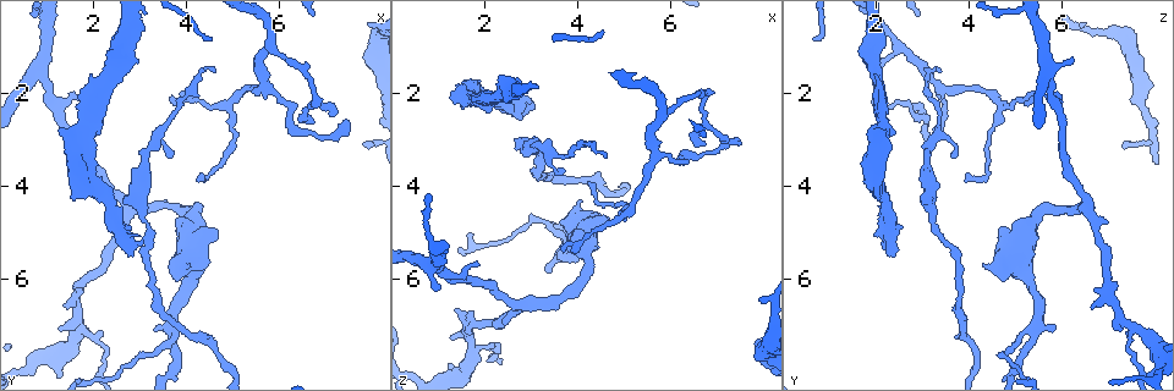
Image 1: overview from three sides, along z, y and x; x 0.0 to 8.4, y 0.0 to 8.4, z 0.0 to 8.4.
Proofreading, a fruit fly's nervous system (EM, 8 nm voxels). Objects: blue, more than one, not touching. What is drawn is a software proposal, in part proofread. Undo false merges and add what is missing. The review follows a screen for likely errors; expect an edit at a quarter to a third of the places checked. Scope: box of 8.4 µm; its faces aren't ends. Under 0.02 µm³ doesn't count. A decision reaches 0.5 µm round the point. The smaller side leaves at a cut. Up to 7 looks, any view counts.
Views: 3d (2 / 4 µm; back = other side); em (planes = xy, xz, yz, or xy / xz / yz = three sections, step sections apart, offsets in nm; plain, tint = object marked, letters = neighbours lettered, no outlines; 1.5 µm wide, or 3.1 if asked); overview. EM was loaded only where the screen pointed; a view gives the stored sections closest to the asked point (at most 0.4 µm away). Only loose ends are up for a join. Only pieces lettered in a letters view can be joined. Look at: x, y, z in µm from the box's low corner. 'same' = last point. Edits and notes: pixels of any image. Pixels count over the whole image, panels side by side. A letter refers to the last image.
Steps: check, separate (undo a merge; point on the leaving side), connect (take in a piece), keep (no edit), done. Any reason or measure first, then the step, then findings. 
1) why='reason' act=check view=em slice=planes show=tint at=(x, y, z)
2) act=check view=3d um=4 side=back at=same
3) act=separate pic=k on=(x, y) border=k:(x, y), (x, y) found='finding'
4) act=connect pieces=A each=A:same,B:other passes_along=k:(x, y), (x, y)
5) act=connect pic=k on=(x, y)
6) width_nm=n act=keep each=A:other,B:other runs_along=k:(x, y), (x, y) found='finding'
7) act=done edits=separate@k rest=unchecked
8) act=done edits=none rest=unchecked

why='tapers out' act=check view=3d um=2 at=(4.65, 1.50, 3.40)

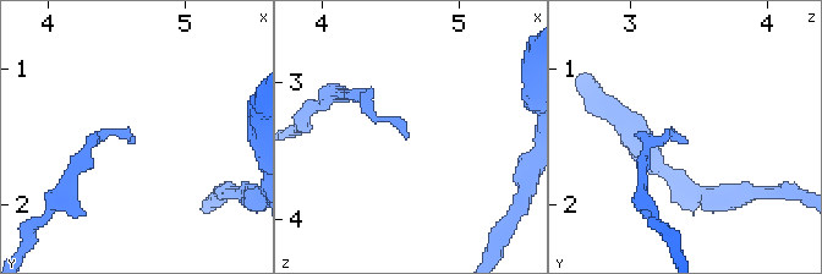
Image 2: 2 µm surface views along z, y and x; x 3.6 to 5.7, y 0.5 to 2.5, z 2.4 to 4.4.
why='now the EM' act=check view=em slice=planes show=letters at=(4.64, 1.52, 3.38)

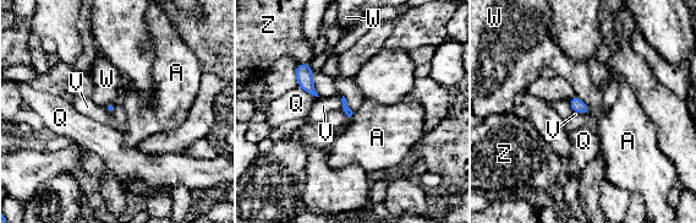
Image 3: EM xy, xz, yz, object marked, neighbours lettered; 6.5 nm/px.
longest_contact=W:150nm act=keep each=A:other,Q:other,V:other,W:other,Z:other border=3:(354, 113), (349, 118) found='no lettered piece goes on from it'

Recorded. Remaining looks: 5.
why='sudden change in width' act=check view=3d um=4 at=(4.20, 4.55, 5.60)

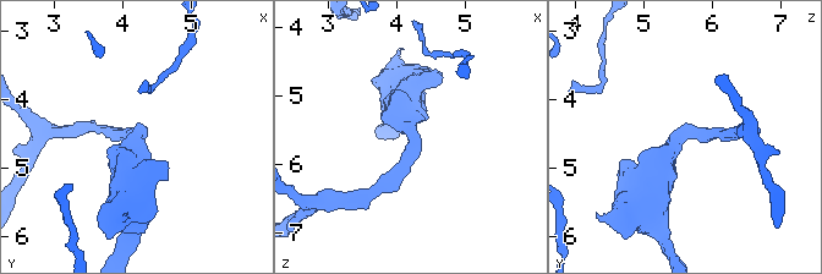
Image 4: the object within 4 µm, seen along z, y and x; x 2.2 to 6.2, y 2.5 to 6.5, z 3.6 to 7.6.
arm_widths_nm=180,550 act=check view=em slice=planes show=letters at=(4.20, 4.45, 5.50)

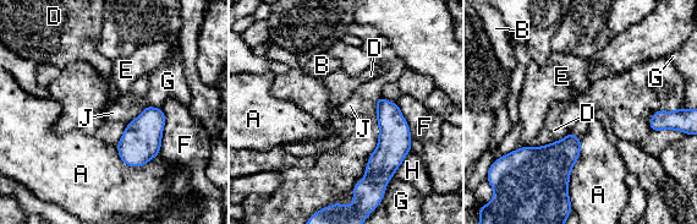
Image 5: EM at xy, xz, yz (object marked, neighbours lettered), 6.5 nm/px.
width_nm=190 act=keep each=A:other,B:other,D:other,E:other,F:other,G:other,H:other,J:other border=5:(380, 96), (396, 103) found='one cell here'

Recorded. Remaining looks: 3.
why='an open end' act=check view=em slice=planes show=letters at=(4.05, 5.70, 4.30)

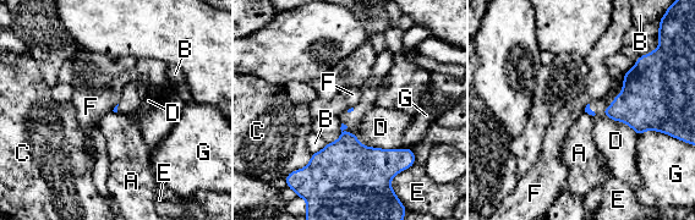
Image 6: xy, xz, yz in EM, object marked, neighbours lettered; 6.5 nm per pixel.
longest_contact=D:360nm act=keep each=A:other,B:other,C:other,D:other,E:other,F:other,G:other border=6:(587, 103), (584, 110) found='no lettered piece goes on from it'

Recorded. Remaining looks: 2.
act=done edits=none rest=unchecked

